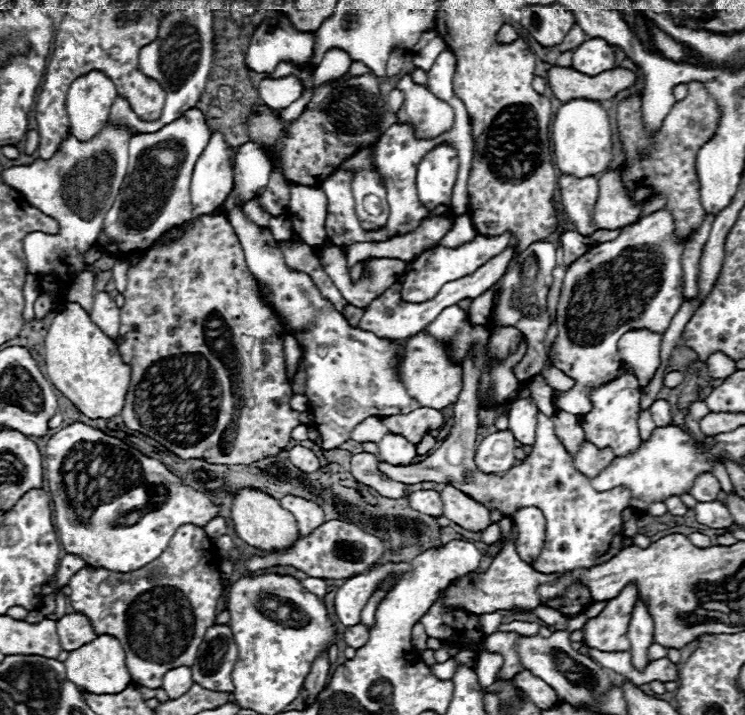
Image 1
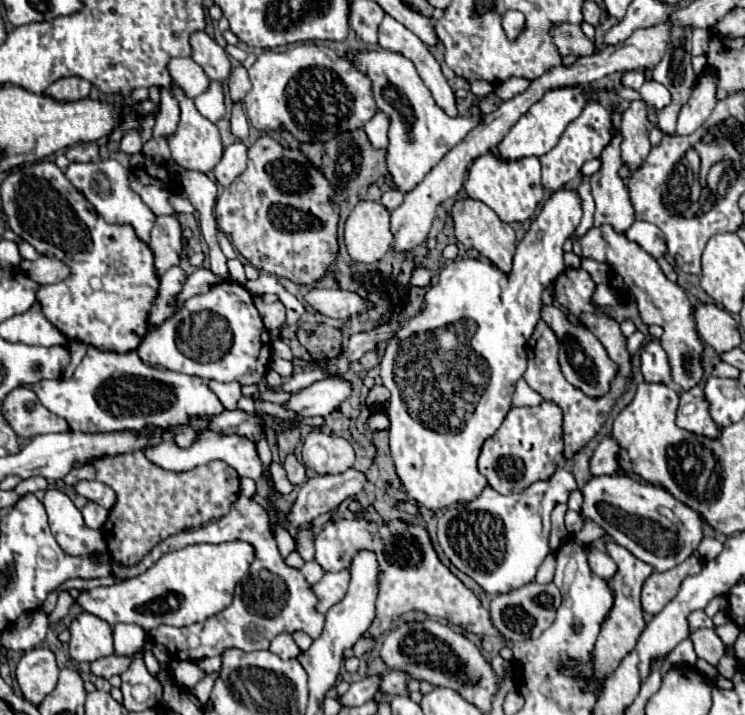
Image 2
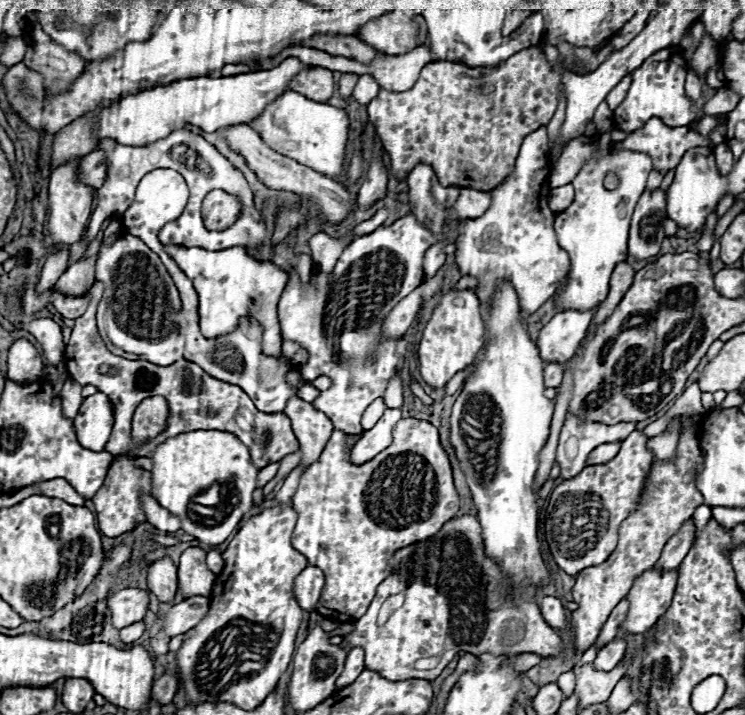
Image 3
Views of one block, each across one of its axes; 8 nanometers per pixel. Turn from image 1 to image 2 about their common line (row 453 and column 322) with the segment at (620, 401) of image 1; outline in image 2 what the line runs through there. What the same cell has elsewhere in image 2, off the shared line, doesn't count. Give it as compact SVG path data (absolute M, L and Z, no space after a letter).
M238 496L238 500L232 504L232 508L226 516L222 516L220 520L212 520L196 530L184 530L180 534L166 538L136 566L122 566L110 558L112 576L122 578L122 580L134 578L134 576L146 572L150 566L154 566L154 562L158 562L158 558L162 558L162 554L168 554L170 550L180 550L190 544L222 544L222 542L234 542L234 540L244 540L254 546L254 562L250 564L248 574L242 578L242 584L238 582L232 604L200 624L192 624L186 628L162 624L162 626L150 630L150 640L164 644L172 658L196 662L202 658L220 656L228 648L238 648L238 650L246 650L246 652L268 650L270 640L282 632L302 630L312 638L318 638L318 634L322 634L324 614L318 614L318 610L316 610L318 596L314 594L312 586L306 582L302 572L284 562L284 558L274 542L274 536L272 536L272 530L268 524L268 514L254 498Z

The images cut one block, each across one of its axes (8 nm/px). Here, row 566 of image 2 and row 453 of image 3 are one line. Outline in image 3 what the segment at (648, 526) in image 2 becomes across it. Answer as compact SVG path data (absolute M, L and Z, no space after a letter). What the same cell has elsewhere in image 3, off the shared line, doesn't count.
M662 432L660 436L654 436L648 440L648 448L658 460L668 460L674 456L678 434L676 432Z

